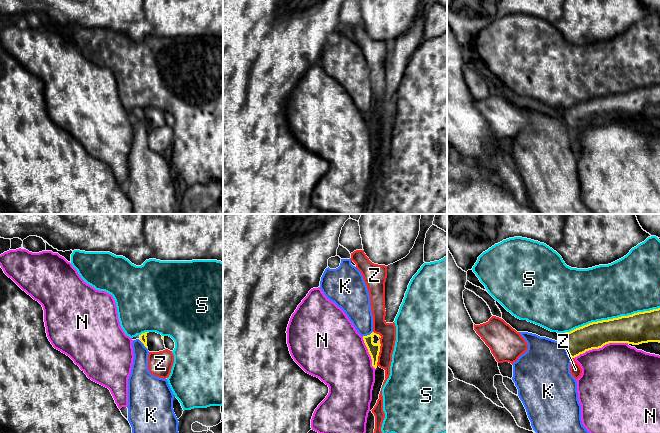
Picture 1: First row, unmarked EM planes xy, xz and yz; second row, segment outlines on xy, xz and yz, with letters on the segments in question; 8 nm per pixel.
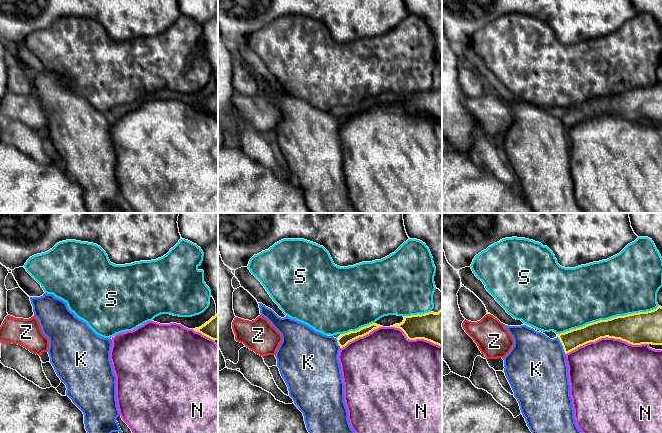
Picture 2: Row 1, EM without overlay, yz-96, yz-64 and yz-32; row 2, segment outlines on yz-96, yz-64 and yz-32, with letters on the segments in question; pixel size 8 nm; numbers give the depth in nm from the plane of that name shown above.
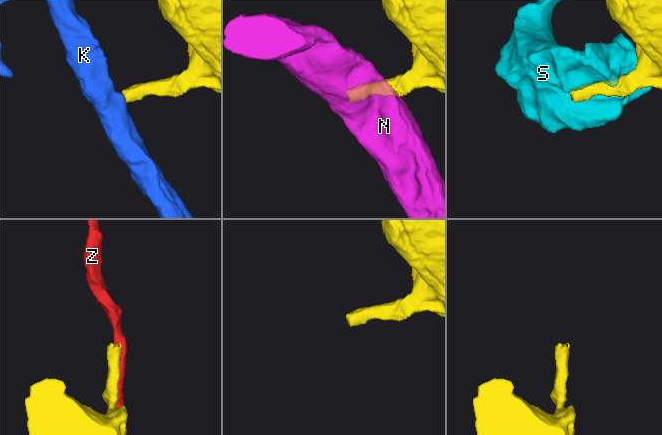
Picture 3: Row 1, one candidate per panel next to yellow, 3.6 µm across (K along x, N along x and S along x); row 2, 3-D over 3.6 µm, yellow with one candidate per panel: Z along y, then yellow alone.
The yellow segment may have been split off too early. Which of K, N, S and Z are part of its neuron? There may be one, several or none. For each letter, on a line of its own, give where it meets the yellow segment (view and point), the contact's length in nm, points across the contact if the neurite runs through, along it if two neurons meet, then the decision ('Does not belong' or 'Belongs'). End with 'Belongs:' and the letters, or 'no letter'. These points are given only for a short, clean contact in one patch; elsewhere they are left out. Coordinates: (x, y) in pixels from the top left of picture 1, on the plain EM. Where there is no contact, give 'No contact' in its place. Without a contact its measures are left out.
K: Touches yellow at yz (566, 124). Shared border 180 nm. Boundary: yz (560, 116), (571, 134). Does not belong
N: Touches yellow at yz (601, 123). Shared border 460 nm. Does not belong
S: Touches yellow at yz (610, 95). Shared border 800 nm. Does not belong
Z: Touches yellow at xz (378, 129). Shared border 220 nm. Boundary: xz (380, 116), (380, 127), (376, 141). Does not belong
Belongs: no letter

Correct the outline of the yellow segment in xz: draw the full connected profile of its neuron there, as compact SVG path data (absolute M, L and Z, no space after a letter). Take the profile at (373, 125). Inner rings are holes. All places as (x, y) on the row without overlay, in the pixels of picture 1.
M372 108L370 111L363 112L364 119L372 135L372 142L376 145L378 132L380 128L380 114L379 110Z

